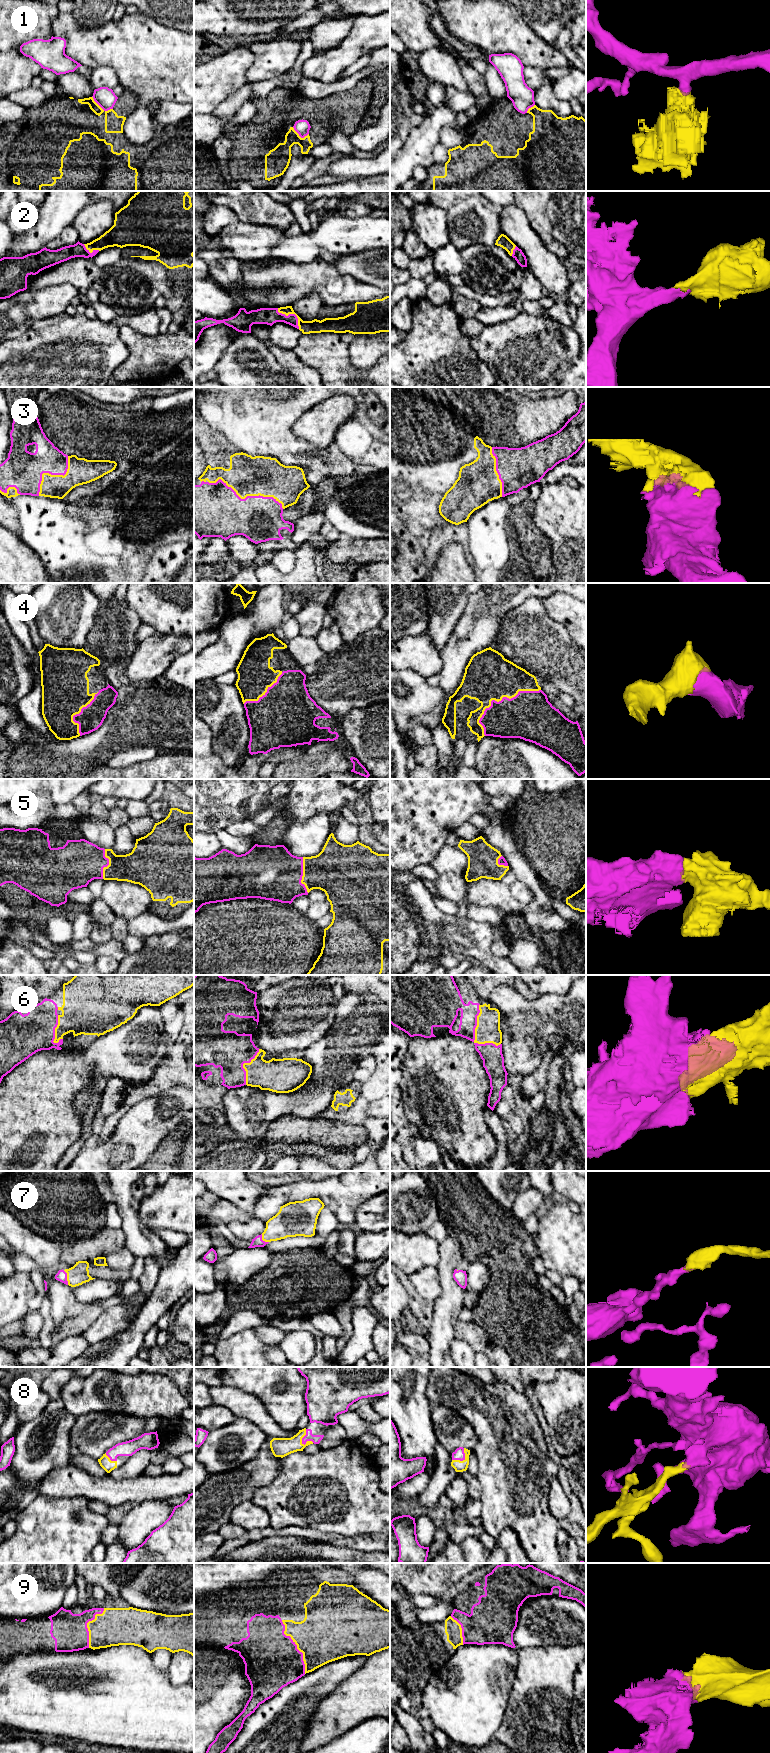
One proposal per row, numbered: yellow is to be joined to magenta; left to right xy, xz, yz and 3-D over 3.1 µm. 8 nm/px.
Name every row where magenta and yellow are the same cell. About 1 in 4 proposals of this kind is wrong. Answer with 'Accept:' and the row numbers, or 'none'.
Accept: 2, 3, 4, 5, 6, 7, 8, 9

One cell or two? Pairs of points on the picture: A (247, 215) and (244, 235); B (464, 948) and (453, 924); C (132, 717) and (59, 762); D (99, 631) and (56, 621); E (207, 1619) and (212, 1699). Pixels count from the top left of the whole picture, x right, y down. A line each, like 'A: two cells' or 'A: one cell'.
A: two cells
B: two cells
C: one cell
D: two cells
E: two cells

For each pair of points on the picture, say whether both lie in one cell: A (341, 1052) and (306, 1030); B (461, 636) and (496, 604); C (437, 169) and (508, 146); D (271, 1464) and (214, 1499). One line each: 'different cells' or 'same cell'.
A: different cells
B: same cell
C: same cell
D: same cell

